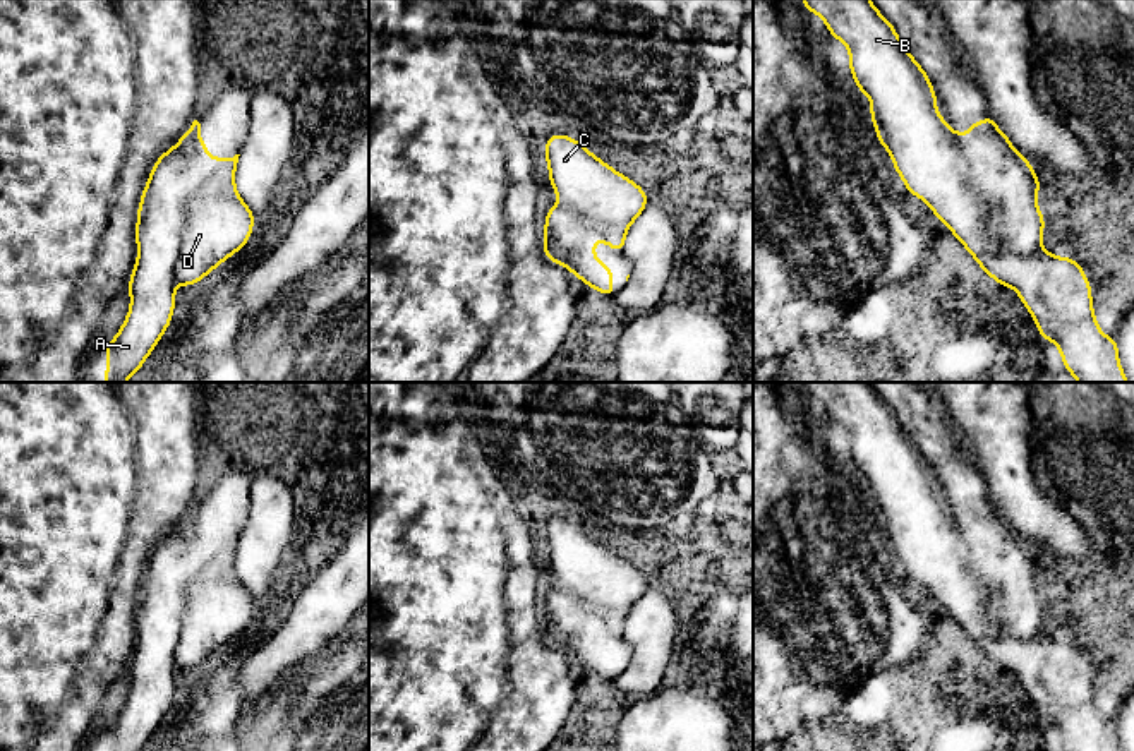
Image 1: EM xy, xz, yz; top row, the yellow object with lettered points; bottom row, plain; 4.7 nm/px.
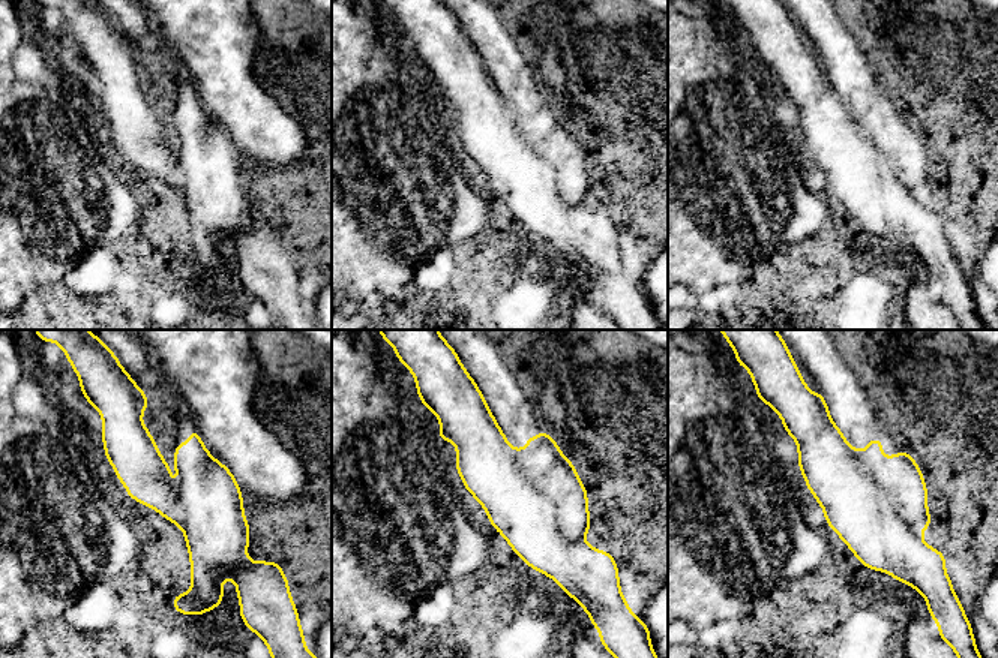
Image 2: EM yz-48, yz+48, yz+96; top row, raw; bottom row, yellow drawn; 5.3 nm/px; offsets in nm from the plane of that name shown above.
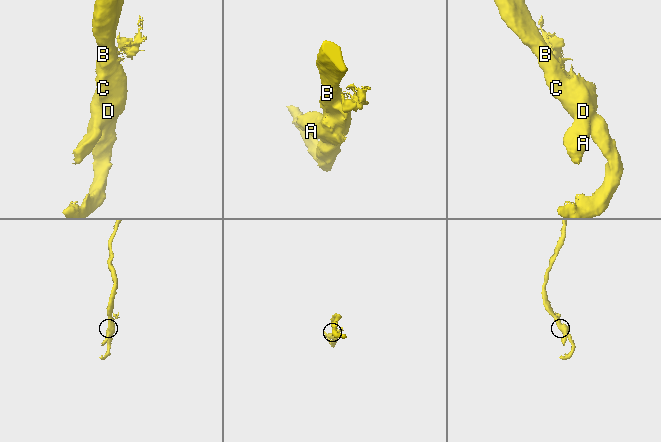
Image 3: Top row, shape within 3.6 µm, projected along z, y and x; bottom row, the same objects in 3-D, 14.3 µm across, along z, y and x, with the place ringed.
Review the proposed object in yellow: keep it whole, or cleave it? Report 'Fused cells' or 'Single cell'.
Fused cells

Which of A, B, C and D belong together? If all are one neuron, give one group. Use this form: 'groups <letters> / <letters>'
groups A / B C D

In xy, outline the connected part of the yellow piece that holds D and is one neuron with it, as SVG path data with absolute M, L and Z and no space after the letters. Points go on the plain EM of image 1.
M197 504L170 535L194 550L196 569L187 583L187 605L175 648L175 665L189 670L247 628L256 598L235 573L240 538L209 542Z

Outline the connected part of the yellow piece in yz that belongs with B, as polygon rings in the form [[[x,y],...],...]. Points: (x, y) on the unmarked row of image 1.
[[[801,382],[806,394],[823,403],[830,420],[849,434],[849,453],[870,487],[877,523],[890,540],[909,578],[923,583],[933,598],[968,633],[981,653],[1017,676],[1043,724],[1053,725],[1065,751],[1120,751],[1117,724],[1105,720],[1095,703],[1091,667],[1076,643],[1057,641],[1041,629],[1031,638],[1016,638],[1005,622],[1002,586],[986,581],[978,566],[998,545],[1019,549],[1021,538],[995,509],[990,497],[968,511],[966,520],[950,513],[937,496],[938,482],[928,458],[899,424],[894,410],[868,382]]]

